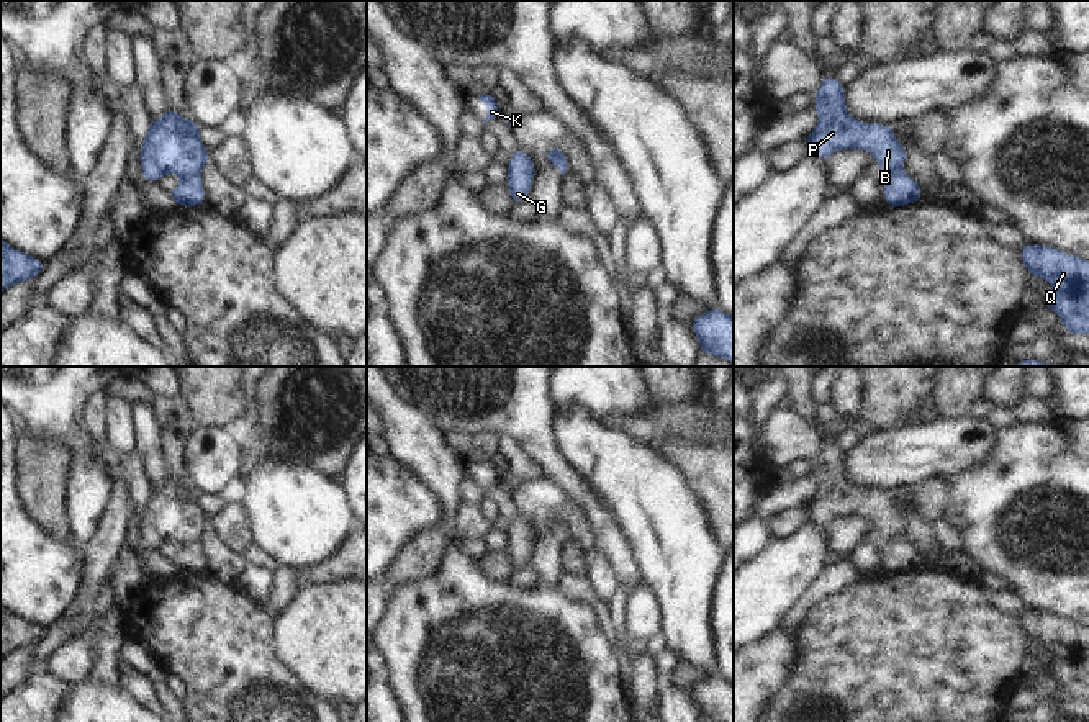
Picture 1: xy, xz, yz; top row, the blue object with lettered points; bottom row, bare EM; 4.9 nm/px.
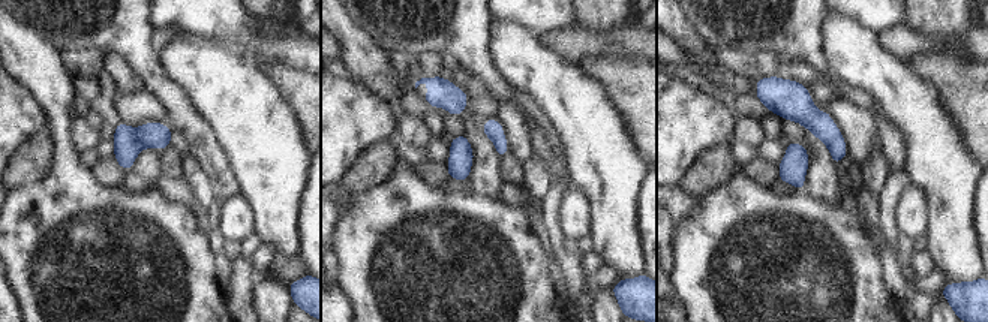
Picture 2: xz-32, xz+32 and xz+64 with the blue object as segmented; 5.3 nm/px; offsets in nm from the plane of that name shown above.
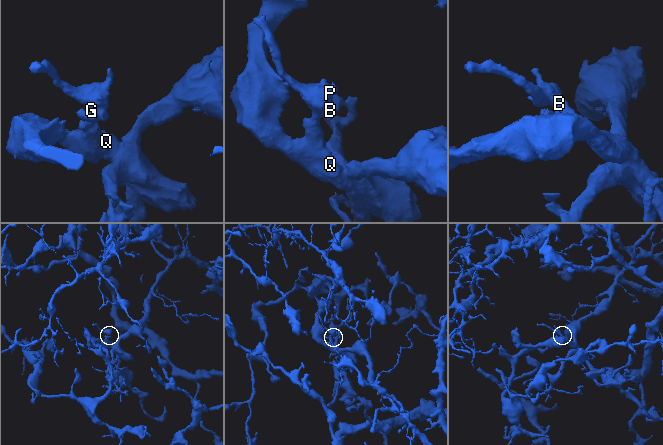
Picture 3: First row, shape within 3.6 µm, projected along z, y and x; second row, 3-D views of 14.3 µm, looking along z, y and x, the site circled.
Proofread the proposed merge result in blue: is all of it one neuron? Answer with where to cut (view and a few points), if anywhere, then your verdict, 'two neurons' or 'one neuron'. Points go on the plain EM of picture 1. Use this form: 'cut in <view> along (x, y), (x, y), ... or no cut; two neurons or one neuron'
cut in xy along (198, 539), (184, 544); two neurons

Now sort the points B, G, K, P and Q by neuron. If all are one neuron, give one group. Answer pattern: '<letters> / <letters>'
B G P Q / K

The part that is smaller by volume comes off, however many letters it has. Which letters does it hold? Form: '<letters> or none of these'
K

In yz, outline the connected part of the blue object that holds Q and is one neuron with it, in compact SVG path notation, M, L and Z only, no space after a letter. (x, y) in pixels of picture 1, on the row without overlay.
M1046 611L1019 616L1030 643L1042 643L1053 653L1053 661L1042 673L1055 678L1066 699L1089 701L1089 629Z

